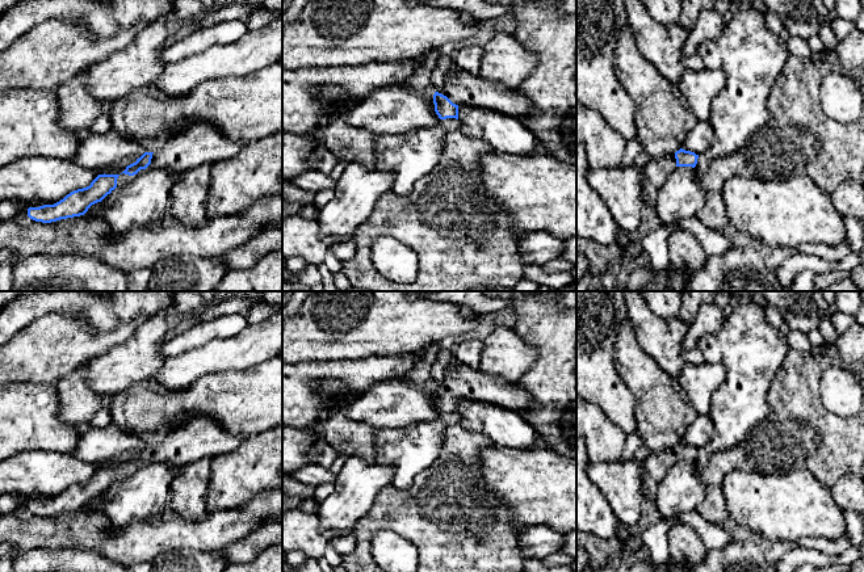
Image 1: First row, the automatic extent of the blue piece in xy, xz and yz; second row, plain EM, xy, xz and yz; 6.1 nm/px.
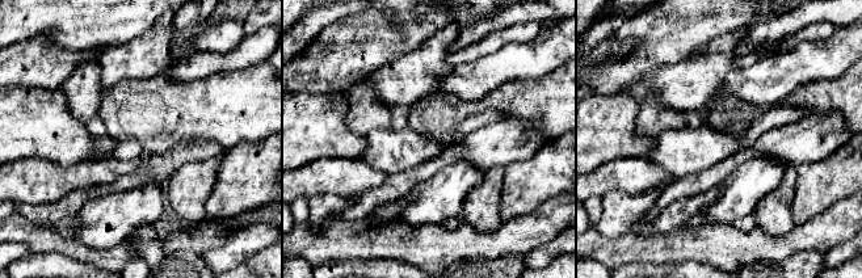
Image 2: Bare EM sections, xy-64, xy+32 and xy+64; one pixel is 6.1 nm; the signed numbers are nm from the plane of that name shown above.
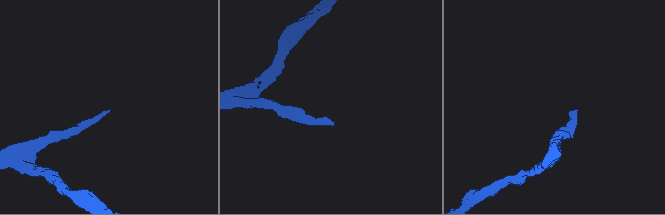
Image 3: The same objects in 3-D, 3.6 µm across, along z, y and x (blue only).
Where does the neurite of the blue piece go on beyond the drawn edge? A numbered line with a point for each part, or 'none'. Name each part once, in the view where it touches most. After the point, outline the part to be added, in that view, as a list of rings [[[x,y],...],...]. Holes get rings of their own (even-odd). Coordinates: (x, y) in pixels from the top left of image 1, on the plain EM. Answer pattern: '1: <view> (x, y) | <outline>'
1: xy (202, 437) | [[[197,417],[171,432],[159,445],[152,447],[151,458],[137,468],[119,468],[117,481],[134,475],[150,463],[165,463],[183,467],[202,458],[213,459],[234,451],[243,438],[230,434],[221,422],[210,417]]]

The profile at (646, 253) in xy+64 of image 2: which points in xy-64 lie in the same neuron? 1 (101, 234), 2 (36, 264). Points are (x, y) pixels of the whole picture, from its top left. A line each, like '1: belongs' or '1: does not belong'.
1: does not belong
2: does not belong

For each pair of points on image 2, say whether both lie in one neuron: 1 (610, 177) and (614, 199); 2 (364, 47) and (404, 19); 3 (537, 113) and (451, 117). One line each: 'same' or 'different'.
1: different
2: same
3: same

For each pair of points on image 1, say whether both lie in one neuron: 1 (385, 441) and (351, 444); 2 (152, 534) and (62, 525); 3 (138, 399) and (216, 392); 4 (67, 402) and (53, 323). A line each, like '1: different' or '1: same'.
1: different
2: same
3: same
4: different

